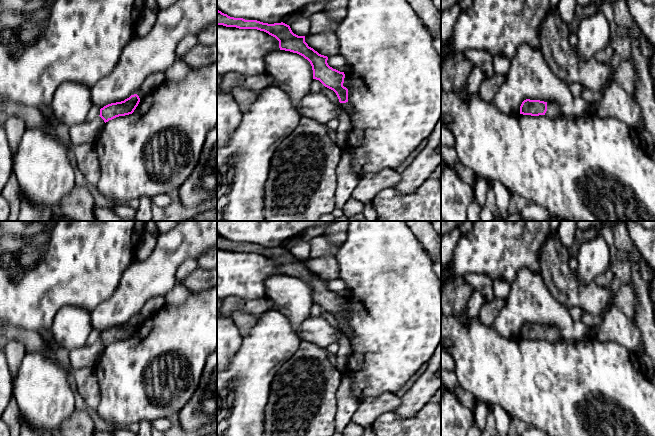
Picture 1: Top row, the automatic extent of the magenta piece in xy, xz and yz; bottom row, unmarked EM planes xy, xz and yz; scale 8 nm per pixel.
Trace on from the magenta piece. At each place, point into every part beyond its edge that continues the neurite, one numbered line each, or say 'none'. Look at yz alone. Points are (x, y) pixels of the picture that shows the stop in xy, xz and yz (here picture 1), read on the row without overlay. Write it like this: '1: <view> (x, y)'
1: yz (553, 334)

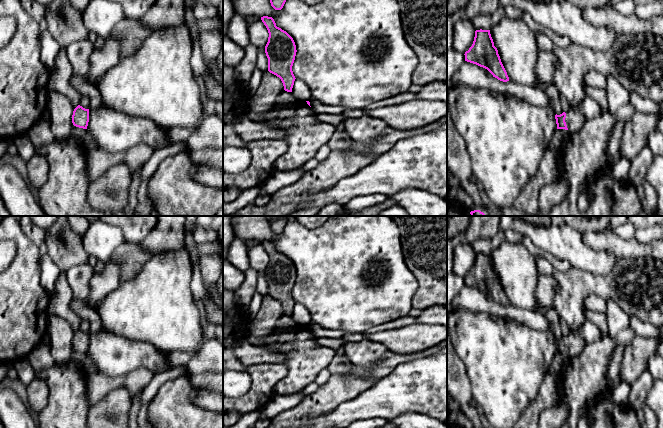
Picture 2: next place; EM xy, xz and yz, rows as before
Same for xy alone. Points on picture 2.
none

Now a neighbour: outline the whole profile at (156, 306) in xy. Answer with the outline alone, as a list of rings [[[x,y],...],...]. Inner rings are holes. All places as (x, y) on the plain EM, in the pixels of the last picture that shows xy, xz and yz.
[[[163,251],[152,254],[131,279],[122,281],[98,307],[104,327],[131,340],[147,342],[167,354],[194,351],[203,328],[190,288],[192,264],[189,252]]]

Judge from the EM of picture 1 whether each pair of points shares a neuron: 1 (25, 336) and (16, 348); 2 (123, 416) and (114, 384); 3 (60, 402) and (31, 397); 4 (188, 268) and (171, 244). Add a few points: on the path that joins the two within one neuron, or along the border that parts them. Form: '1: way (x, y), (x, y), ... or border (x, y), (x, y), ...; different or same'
1: border (10, 340), (18, 340), (27, 351); different
2: way (123, 408), (122, 392); same
3: way (53, 402), (44, 397), (38, 397); same
4: border (195, 258), (182, 262), (175, 274), (176, 281); different

